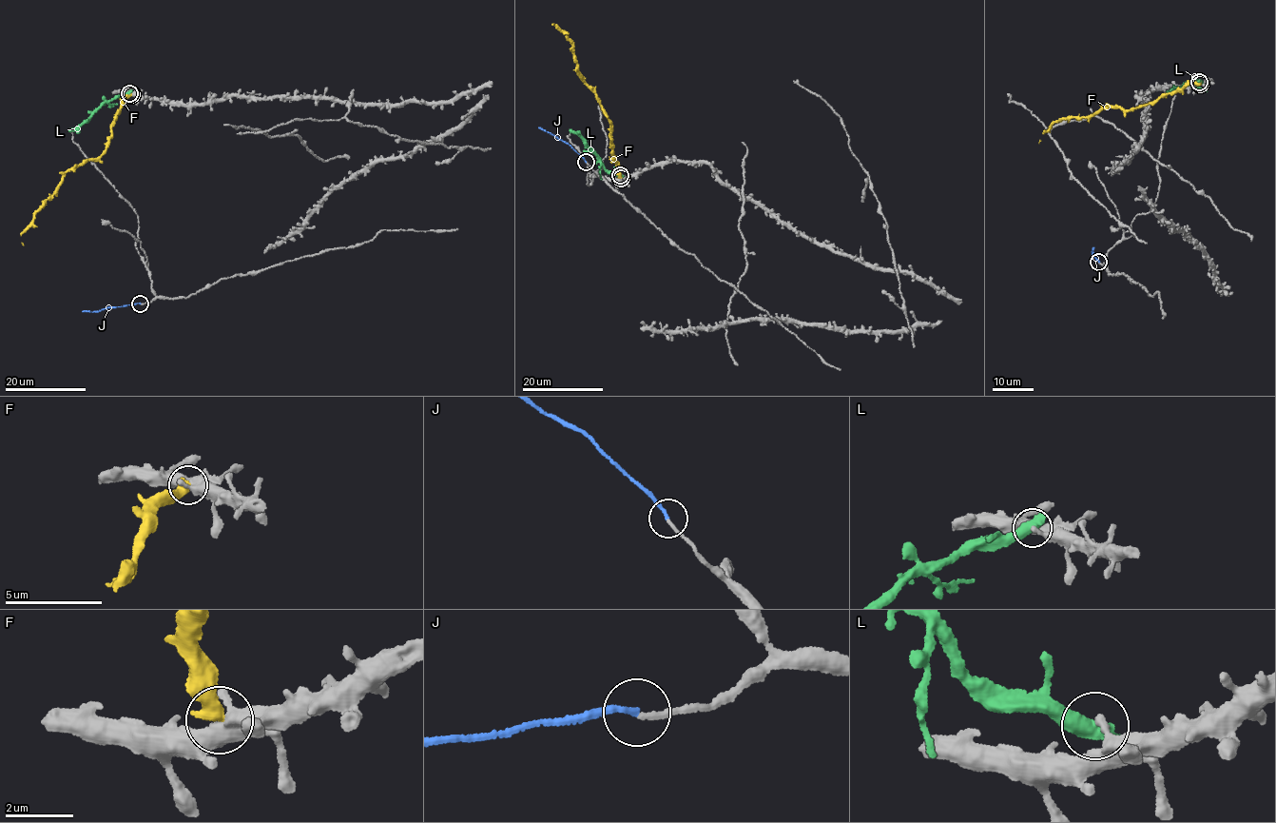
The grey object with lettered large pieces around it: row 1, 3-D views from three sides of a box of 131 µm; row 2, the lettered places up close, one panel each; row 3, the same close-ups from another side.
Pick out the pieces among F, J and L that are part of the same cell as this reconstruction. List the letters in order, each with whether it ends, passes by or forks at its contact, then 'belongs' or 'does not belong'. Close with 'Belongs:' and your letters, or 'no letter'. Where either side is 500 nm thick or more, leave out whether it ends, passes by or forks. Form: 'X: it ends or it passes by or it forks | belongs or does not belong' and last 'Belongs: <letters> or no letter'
F: it ends | does not belong
J: it ends | belongs
L: does not belong
Belongs: J

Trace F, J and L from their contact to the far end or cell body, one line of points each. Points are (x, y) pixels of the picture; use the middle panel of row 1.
F: (621, 178), (610, 143), (609, 120), (592, 88), (578, 71), (572, 40), (552, 25)
J: (585, 161), (568, 144), (538, 127)
L: (621, 175), (604, 168), (600, 157), (587, 146), (585, 139), (570, 129)

